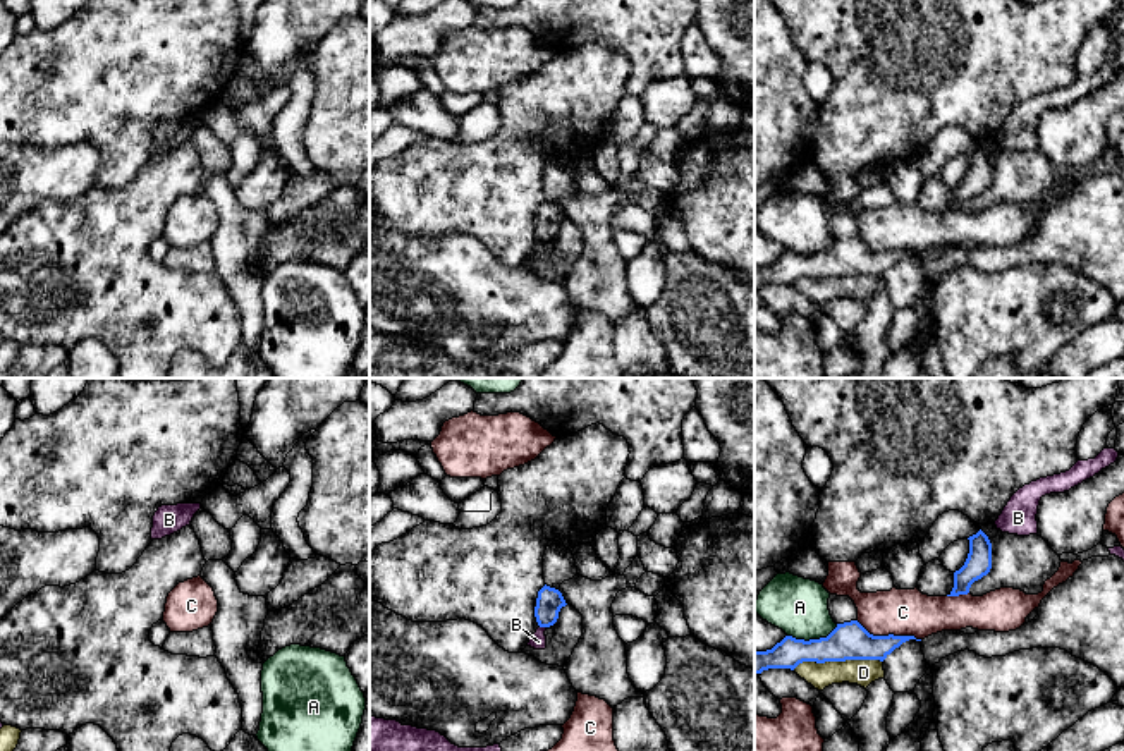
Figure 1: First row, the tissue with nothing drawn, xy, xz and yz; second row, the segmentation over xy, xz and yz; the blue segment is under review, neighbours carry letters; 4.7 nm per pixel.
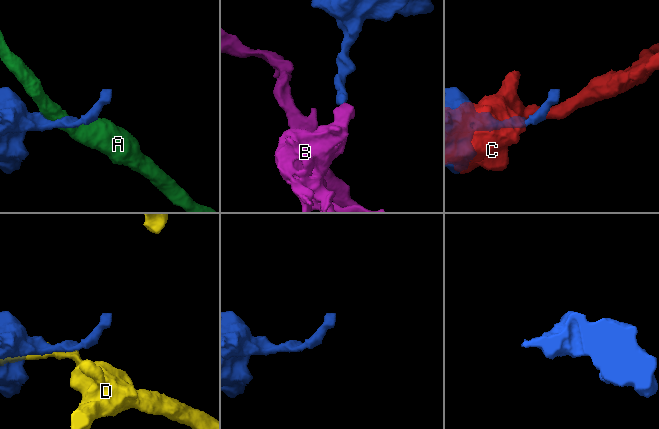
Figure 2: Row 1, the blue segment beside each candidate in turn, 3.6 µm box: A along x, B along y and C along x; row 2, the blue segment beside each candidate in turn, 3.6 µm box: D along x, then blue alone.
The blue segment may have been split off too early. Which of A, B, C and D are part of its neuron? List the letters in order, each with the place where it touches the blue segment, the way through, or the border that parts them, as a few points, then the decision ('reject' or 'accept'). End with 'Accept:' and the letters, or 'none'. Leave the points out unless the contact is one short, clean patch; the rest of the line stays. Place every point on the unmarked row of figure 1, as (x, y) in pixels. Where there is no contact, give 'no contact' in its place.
A: meets blue in yz at (812, 255); reject
B: meets blue in xz at (543, 241); border along xz (540, 241), (545, 243); reject
C: meets blue in yz at (889, 250); reject
D: meets blue in yz at (837, 275); reject
Accept: none

